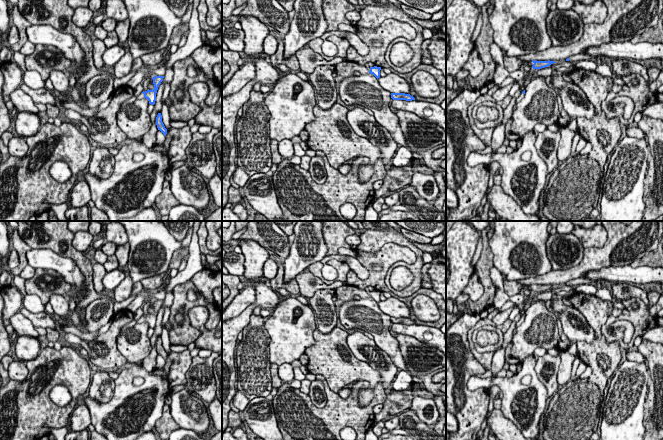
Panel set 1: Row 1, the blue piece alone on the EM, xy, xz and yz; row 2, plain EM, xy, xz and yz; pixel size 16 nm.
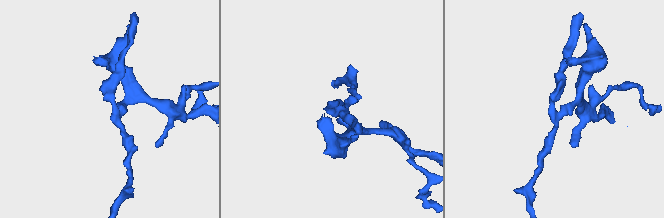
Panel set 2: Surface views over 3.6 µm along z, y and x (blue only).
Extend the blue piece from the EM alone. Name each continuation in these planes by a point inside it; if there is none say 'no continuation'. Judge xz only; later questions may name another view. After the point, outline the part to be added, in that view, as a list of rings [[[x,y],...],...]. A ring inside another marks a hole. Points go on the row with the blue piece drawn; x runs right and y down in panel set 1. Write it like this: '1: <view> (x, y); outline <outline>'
1: xz (344, 69); outline [[[342,61],[335,65],[335,73],[337,76],[334,78],[337,85],[347,77],[354,77],[354,72],[358,71],[360,74],[368,74],[370,68],[366,68],[365,65],[360,65],[352,61]]]

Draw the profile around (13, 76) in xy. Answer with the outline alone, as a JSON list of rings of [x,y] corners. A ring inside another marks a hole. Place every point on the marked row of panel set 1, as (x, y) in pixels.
[[[12,60],[2,62],[1,71],[4,76],[3,100],[7,102],[11,100],[10,94],[21,85],[23,74],[20,67]]]

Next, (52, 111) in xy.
[[[46,104],[46,112],[45,112],[45,114],[49,118],[55,119],[57,117],[60,117],[61,111],[59,110],[59,108],[56,105]]]

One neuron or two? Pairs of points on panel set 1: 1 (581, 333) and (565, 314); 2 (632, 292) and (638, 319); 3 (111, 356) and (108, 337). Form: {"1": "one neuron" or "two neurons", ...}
{"1": "one neuron", "2": "two neurons", "3": "one neuron"}

